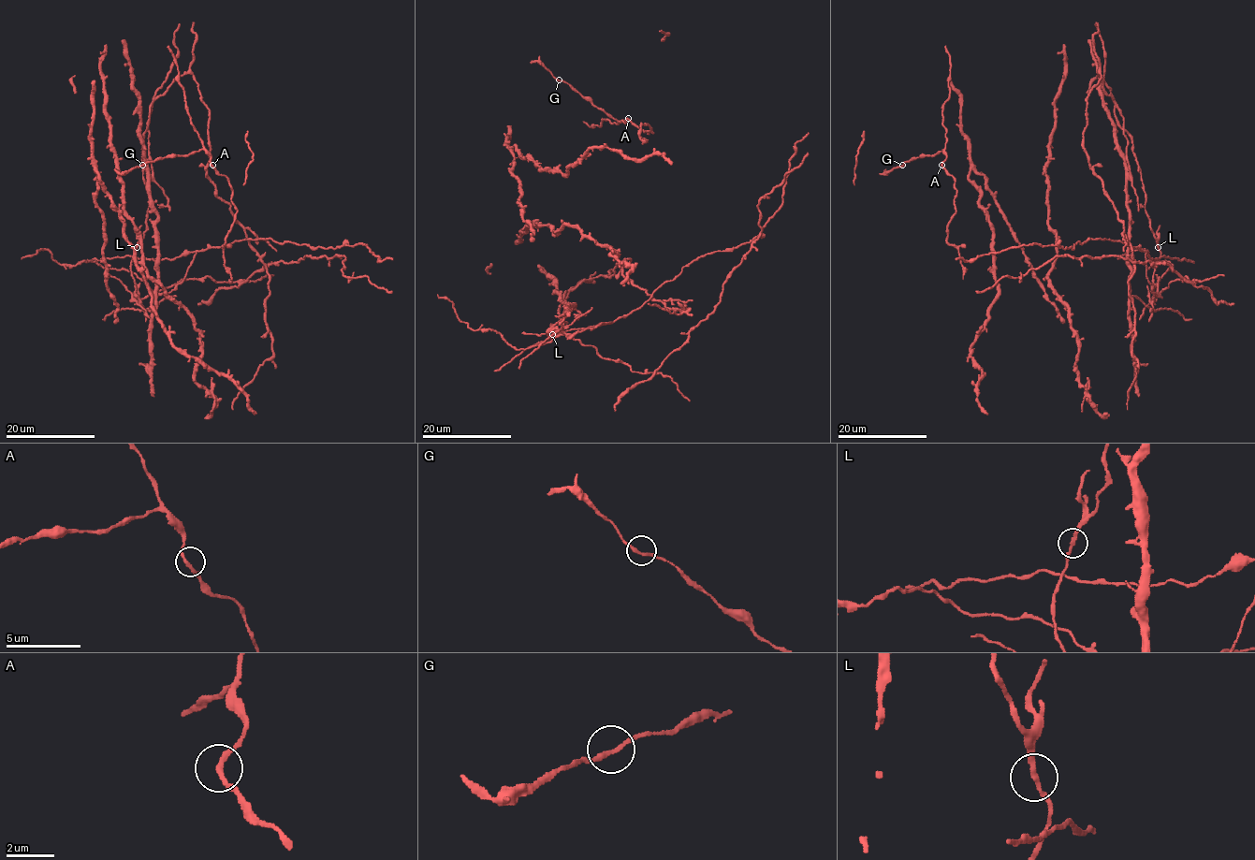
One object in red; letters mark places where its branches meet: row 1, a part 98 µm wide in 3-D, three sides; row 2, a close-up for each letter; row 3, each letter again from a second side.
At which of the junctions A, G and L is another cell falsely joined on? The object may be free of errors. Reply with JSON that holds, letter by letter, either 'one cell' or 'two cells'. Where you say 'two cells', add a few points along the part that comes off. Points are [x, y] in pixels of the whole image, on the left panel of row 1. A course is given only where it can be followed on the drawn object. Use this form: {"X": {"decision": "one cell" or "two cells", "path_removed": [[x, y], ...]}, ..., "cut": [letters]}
{"A": {"decision": "one cell"}, "G": {"decision": "one cell"}, "L": {"decision": "two cells", "path_removed": [[137, 247], [140, 298], [182, 279], [246, 282], [306, 255], [342, 255], [342, 274], [391, 291]]}, "cut": ["L"]}

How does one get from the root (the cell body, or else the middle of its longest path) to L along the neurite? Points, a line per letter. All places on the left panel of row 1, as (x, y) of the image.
L: (259, 256), (207, 176), (209, 109), (191, 73), (153, 102), (142, 144), (150, 202), (137, 247)

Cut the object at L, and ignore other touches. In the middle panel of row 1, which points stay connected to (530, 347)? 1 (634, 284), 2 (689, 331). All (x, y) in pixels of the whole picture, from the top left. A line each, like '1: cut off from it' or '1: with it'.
1: cut off from it
2: with it

